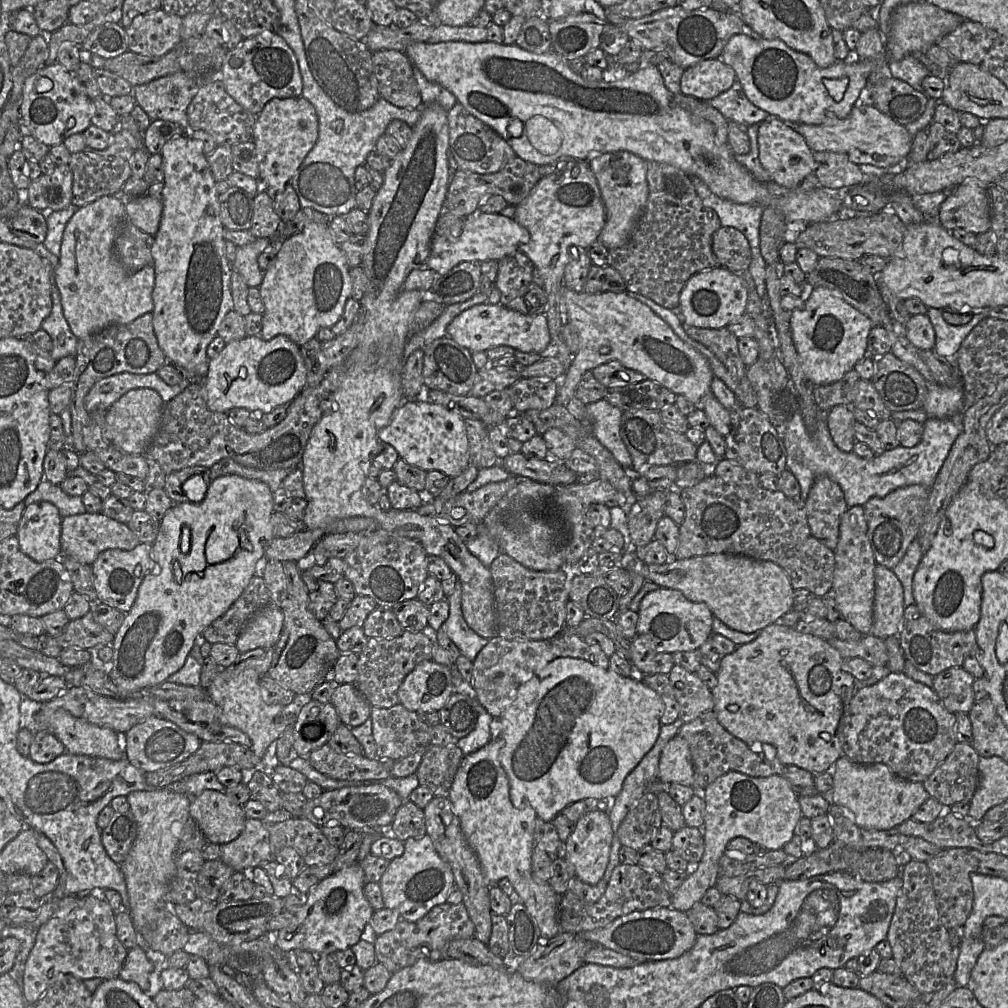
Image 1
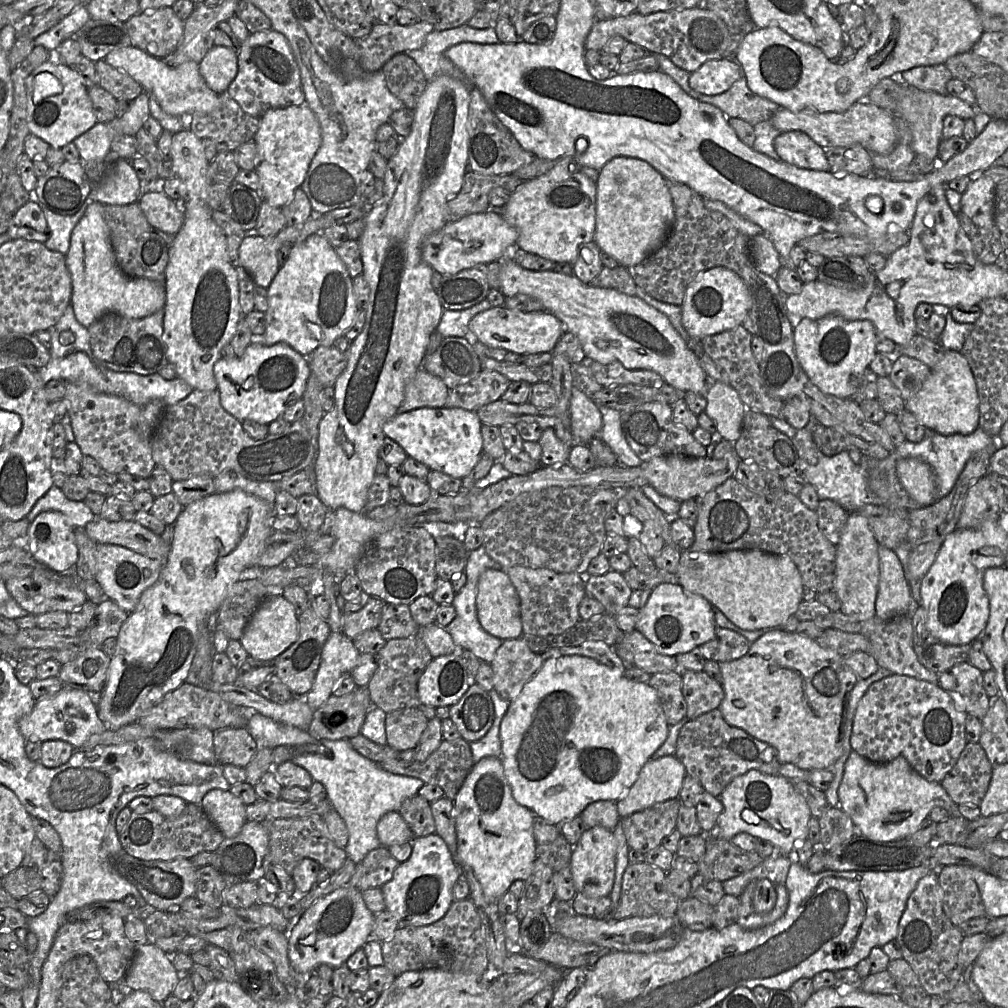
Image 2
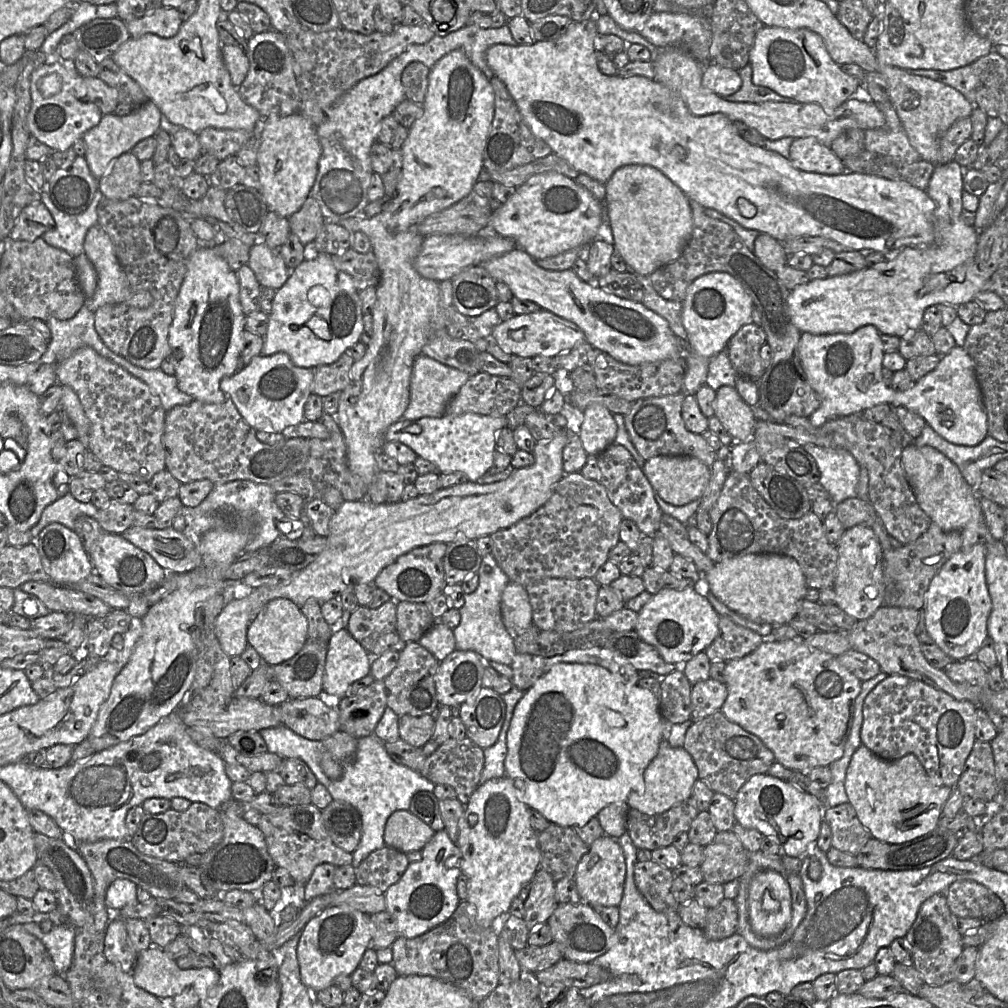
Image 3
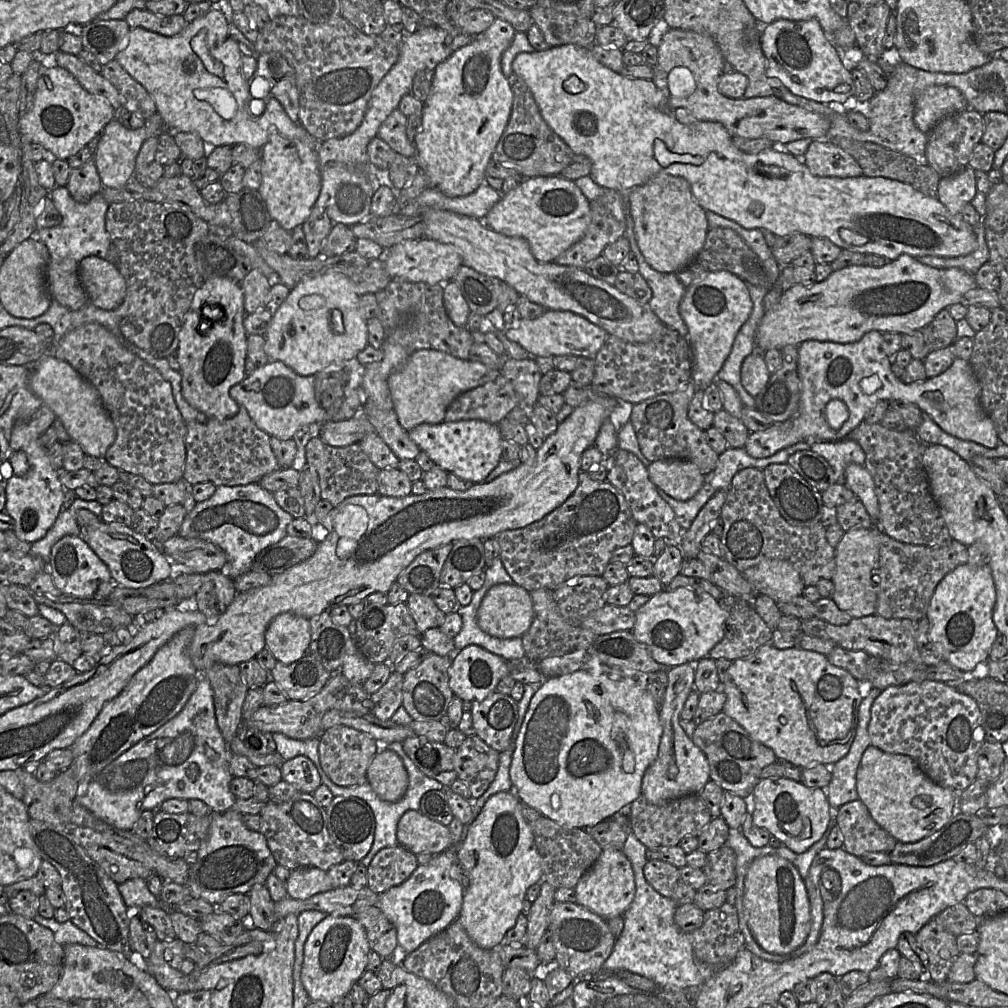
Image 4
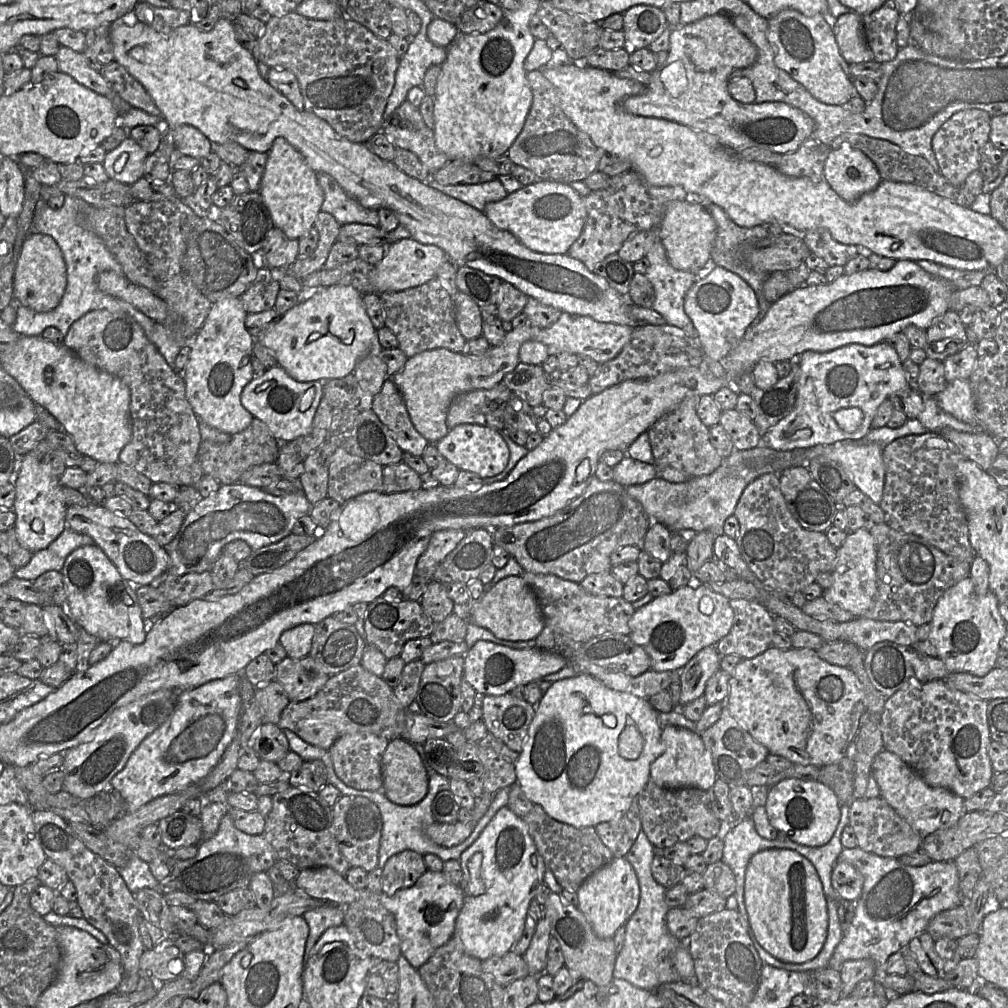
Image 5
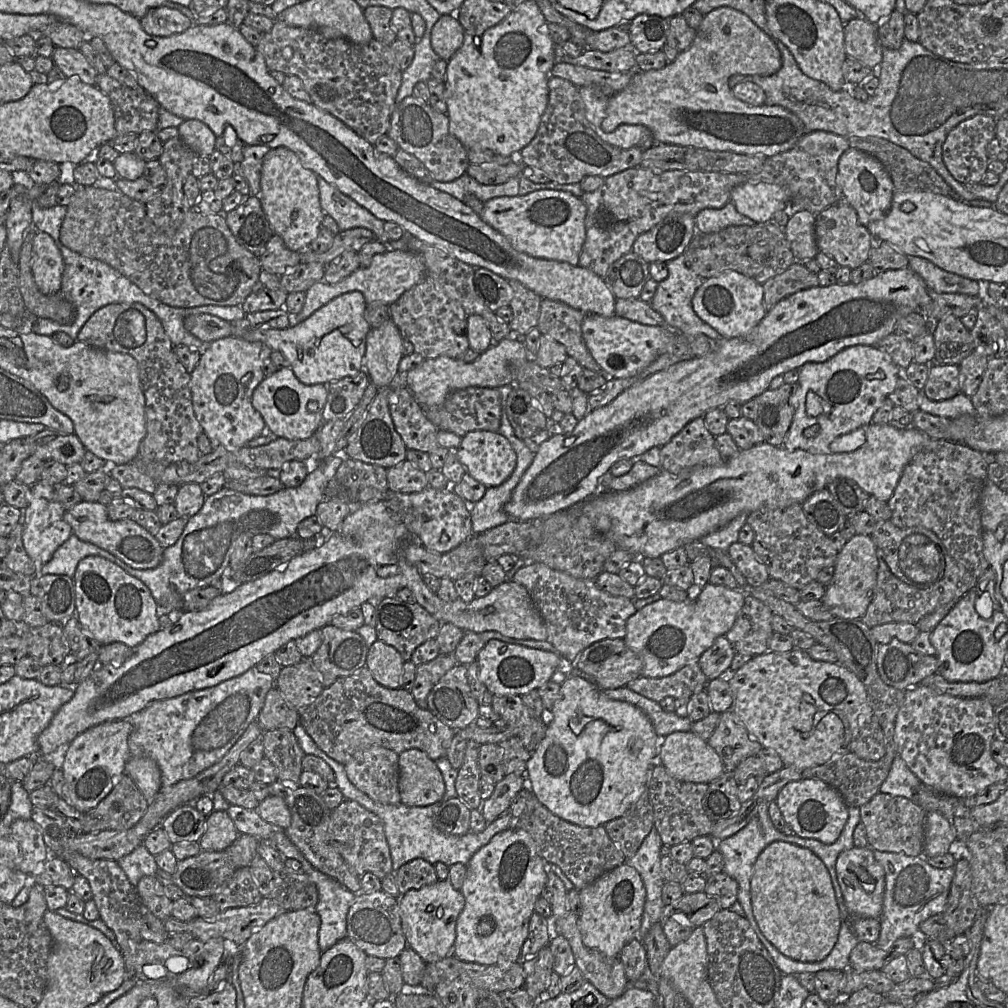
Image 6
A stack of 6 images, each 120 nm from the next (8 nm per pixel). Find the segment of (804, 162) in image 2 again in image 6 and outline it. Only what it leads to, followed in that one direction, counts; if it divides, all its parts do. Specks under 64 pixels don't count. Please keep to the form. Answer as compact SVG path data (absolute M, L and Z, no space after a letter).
M850 147L840 156L837 184L841 188L843 200L856 211L864 227L882 219L891 207L894 186L887 168L878 159L859 149Z

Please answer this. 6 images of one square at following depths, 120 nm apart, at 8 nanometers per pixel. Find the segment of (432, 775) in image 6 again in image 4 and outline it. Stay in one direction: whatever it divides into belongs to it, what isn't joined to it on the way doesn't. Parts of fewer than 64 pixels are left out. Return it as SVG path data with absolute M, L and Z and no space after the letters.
M389 748L380 750L367 769L367 781L384 801L398 802L408 789L408 774L400 756Z

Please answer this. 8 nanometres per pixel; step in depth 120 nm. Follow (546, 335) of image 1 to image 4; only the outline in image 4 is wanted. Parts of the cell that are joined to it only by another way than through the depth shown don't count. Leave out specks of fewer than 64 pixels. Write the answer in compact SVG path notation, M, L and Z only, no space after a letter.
M546 310L536 319L521 319L517 326L509 327L505 337L522 346L531 357L572 355L594 359L609 335L604 329L586 318L569 311Z

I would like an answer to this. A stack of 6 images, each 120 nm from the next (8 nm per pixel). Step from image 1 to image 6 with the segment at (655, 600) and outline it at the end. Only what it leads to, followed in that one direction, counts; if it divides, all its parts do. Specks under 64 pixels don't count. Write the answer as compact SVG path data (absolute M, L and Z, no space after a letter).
M707 583L702 589L695 589L686 601L661 598L637 610L626 621L624 642L641 657L641 676L666 677L688 664L698 662L715 640L732 628L744 605L745 596L741 589Z

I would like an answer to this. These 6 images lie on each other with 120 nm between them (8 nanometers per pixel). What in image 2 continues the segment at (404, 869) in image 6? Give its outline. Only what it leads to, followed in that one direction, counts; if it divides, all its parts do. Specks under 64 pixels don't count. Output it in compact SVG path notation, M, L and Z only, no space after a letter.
M387 847L376 848L356 864L350 886L361 892L371 888L381 888L392 879L399 864L400 862L391 855Z

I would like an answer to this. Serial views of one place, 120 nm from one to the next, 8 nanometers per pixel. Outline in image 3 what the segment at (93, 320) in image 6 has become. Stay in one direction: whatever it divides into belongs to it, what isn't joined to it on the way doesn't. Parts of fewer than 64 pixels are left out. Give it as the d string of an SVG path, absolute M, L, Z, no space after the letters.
M90 347L77 350L60 363L57 368L57 383L71 387L78 395L90 421L87 451L95 454L104 466L111 467L117 472L137 475L147 483L156 473L166 469L166 454L162 443L166 410L160 398L150 391L146 383Z

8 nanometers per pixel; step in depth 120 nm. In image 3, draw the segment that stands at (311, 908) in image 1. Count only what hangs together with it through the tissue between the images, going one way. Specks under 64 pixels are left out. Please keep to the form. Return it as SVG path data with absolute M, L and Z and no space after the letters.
M328 906L313 917L300 932L297 958L301 979L313 995L334 985L338 976L351 976L370 947L370 915L349 906Z

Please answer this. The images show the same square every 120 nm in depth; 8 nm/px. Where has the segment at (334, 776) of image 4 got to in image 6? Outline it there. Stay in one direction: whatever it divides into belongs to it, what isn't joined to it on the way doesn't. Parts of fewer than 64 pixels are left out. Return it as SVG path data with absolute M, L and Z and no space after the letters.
M381 746L360 750L344 764L347 777L360 791L384 805L401 803L399 755Z

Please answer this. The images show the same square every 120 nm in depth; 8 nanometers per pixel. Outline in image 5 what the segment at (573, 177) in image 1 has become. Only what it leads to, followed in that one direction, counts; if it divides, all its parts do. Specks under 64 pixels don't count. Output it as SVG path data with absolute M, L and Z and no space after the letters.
M545 179L525 185L502 200L487 203L483 213L498 229L512 233L530 250L545 254L567 254L580 236L586 221L584 198L567 183Z

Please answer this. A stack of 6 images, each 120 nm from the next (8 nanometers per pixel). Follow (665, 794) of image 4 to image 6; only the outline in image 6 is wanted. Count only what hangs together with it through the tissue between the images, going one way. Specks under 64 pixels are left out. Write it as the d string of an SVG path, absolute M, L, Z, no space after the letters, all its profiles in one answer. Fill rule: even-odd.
M723 635L699 657L698 664L709 681L720 675L728 677L730 673L734 673L730 670L730 665L735 654L730 642ZM691 731L661 738L658 762L669 775L684 782L709 784L725 772L716 751Z

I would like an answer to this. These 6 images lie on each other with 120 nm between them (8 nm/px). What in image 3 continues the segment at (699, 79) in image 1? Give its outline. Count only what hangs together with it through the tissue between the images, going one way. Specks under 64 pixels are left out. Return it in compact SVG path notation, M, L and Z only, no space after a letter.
M709 63L704 64L702 85L718 96L727 97L740 89L742 79L736 70Z

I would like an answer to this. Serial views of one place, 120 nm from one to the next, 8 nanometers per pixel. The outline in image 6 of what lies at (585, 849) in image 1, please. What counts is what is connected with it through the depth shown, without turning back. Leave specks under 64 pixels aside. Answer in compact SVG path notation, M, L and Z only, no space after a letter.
M624 862L581 889L579 897L583 943L607 958L618 958L622 948L636 938L641 926L645 887L639 873Z

